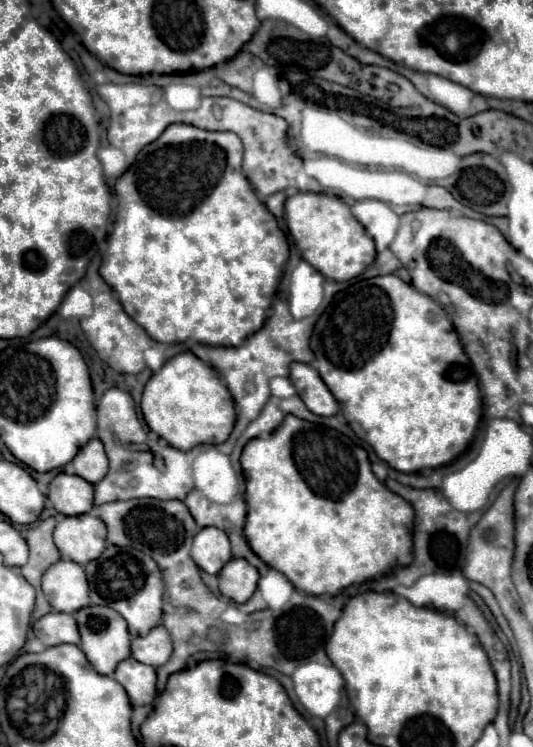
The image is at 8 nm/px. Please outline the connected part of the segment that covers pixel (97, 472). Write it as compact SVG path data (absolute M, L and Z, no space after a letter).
M92 438L86 446L80 448L80 454L72 460L74 474L96 484L108 474L108 458L104 452L104 446L98 438Z

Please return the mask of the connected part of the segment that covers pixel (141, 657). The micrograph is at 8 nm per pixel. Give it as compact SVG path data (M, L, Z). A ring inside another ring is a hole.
M164 626L152 628L142 638L132 638L132 656L142 664L158 668L168 662L170 654L172 654L172 640Z

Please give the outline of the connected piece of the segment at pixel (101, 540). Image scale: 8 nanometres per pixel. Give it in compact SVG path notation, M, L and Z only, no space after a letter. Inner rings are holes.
M90 514L64 516L54 528L54 544L64 560L88 564L106 548L106 526Z

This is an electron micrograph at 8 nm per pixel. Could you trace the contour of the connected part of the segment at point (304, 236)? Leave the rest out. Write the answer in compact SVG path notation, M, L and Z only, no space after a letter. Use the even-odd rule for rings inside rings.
M298 192L286 200L286 222L292 238L302 250L302 258L330 280L352 280L360 276L376 258L374 240L356 222L350 206L332 194Z

